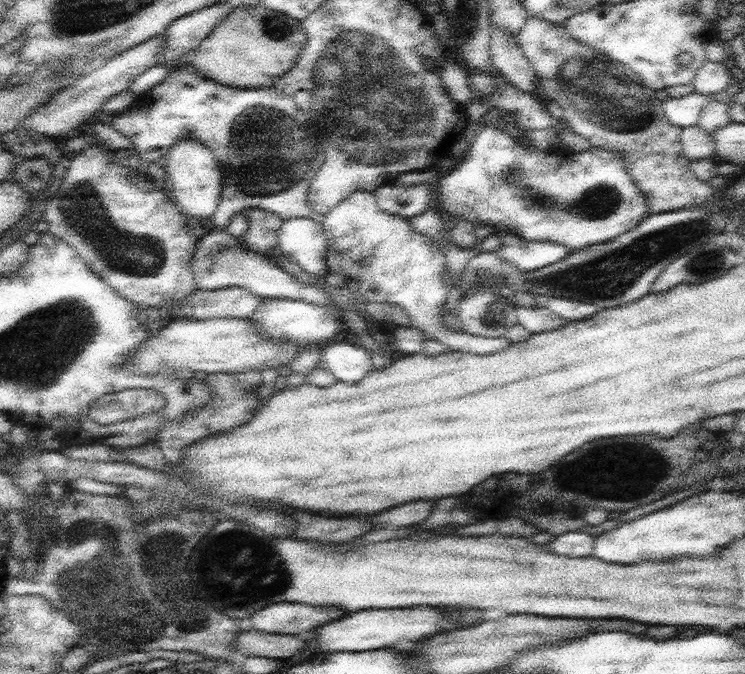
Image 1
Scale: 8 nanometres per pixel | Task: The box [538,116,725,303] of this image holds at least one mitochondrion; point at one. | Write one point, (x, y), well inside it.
(702, 262)

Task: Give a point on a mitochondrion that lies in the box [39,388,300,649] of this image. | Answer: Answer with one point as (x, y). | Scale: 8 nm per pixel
(97, 585)

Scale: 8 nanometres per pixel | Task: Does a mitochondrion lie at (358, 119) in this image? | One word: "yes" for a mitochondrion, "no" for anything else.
yes

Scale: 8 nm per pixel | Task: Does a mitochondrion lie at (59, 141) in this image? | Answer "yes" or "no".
no

